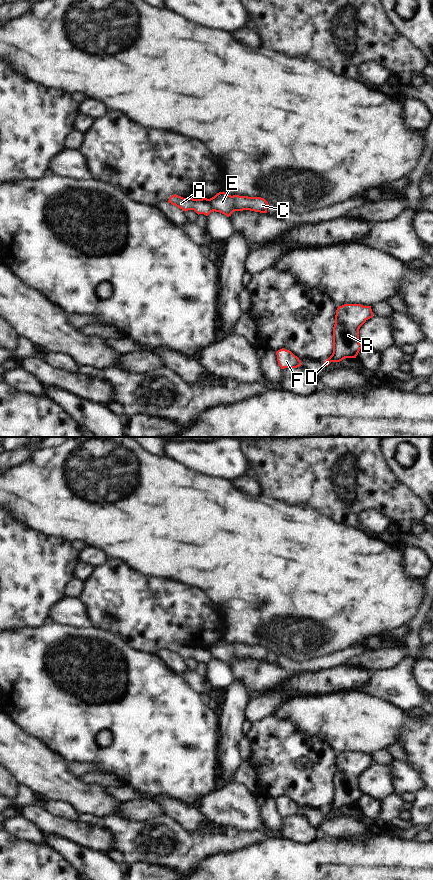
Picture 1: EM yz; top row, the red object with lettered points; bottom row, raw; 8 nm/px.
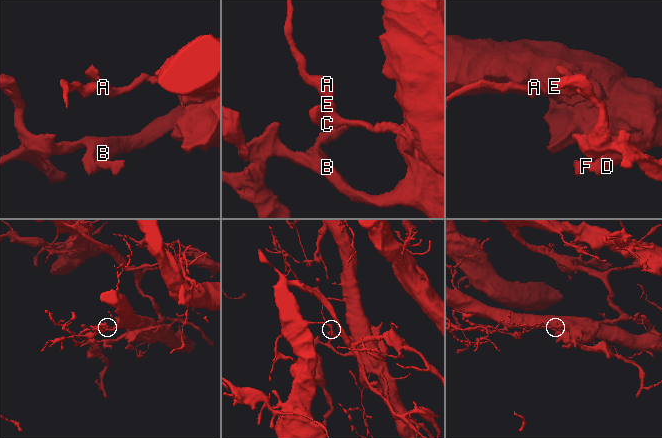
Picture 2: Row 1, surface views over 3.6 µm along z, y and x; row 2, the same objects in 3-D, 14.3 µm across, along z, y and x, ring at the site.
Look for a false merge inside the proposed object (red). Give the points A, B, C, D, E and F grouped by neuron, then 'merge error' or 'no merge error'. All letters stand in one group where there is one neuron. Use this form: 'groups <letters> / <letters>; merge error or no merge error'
groups A / B C D E F; merge error

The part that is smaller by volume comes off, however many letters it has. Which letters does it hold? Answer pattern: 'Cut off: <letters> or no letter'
Cut off: A

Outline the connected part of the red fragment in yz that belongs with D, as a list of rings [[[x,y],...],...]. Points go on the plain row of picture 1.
[[[344,752],[338,754],[333,775],[333,801],[323,811],[340,810],[345,806],[356,806],[363,795],[359,790],[359,777],[373,765],[371,754]]]

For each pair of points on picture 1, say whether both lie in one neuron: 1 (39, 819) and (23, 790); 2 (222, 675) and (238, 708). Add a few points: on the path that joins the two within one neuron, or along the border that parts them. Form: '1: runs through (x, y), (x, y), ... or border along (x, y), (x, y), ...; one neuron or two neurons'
1: border along (39, 803), (22, 806); two neurons
2: border along (234, 682), (226, 690); two neurons

